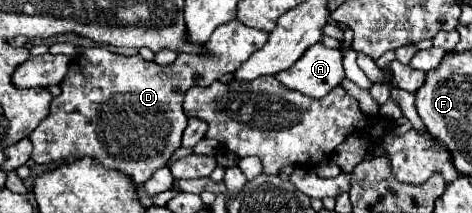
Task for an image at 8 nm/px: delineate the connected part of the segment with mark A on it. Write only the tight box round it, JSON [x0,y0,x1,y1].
[275,43,345,99]

